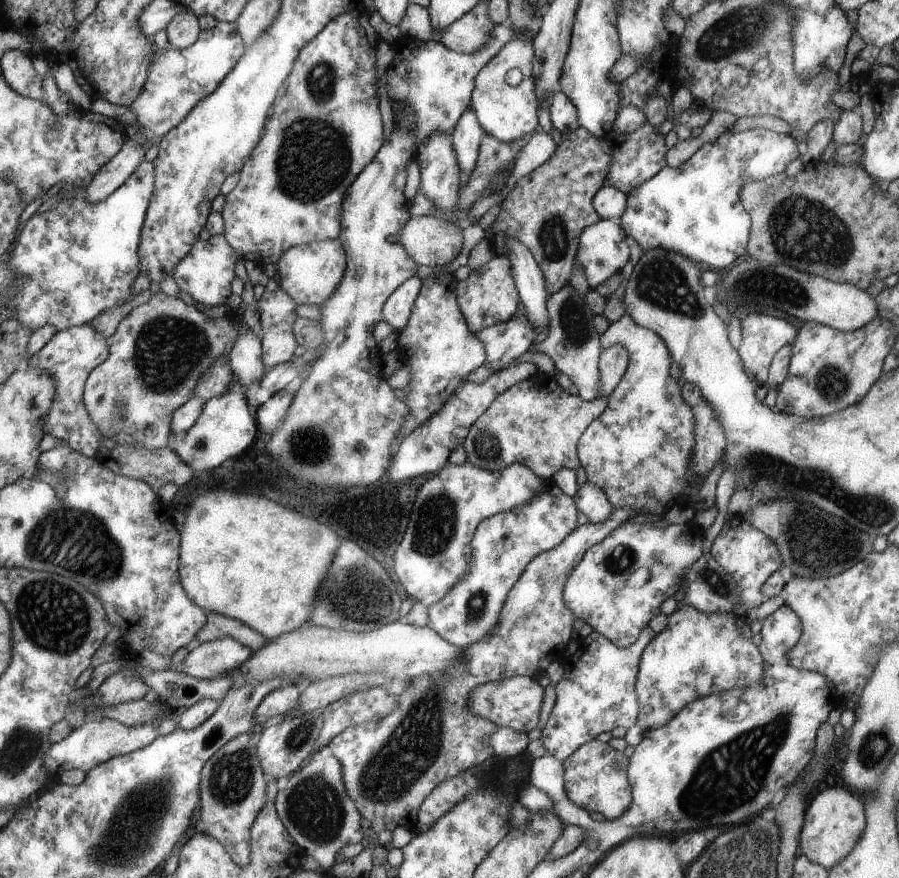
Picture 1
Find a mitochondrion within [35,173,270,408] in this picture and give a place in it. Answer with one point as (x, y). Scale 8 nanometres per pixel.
(169, 349)

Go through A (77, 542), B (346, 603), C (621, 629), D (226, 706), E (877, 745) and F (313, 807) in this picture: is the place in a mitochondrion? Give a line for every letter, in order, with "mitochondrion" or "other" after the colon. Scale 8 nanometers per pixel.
A: mitochondrion
B: mitochondrion
C: other
D: other
E: mitochondrion
F: mitochondrion

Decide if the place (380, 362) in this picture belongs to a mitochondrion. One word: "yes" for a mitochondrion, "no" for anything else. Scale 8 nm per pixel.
no

